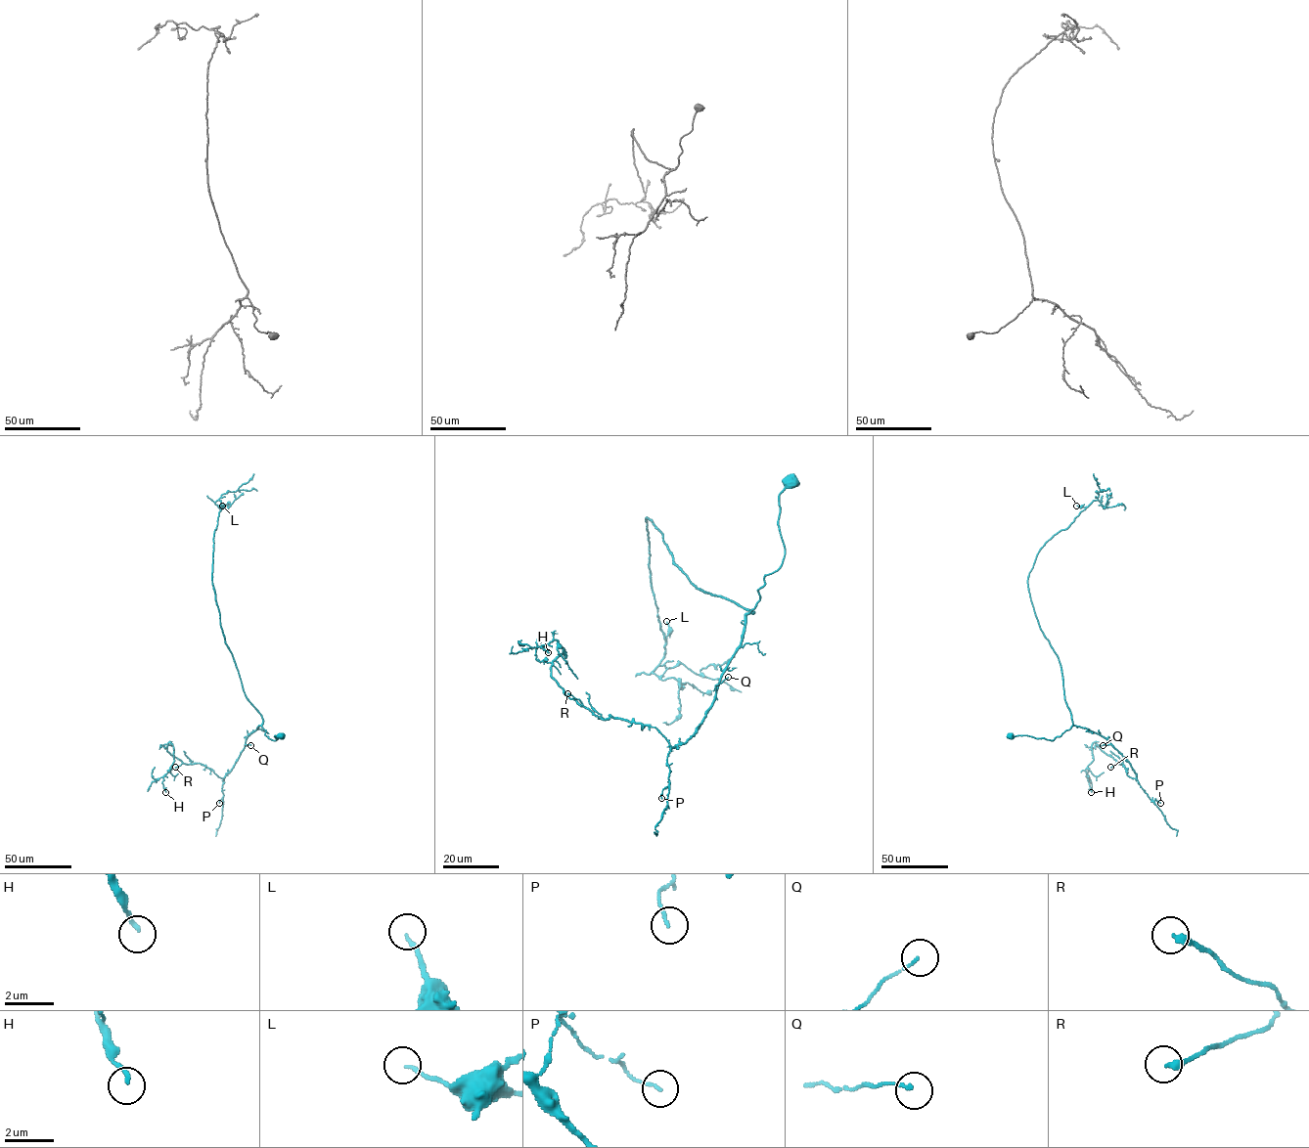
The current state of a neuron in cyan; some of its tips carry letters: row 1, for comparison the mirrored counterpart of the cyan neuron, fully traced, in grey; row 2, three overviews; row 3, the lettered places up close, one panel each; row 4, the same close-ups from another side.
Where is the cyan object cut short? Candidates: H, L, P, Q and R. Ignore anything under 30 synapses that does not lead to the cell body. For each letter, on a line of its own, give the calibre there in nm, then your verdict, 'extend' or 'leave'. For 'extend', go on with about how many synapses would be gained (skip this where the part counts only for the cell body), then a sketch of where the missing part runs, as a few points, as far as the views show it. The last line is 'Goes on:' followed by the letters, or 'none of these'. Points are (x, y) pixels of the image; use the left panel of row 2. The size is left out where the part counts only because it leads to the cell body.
H: calibre 160 nm; leave
L: calibre 150 nm; leave
P: calibre 110 nm; leave
Q: calibre 110 nm; leave
R: calibre 280 nm; leave
Goes on: none of these

